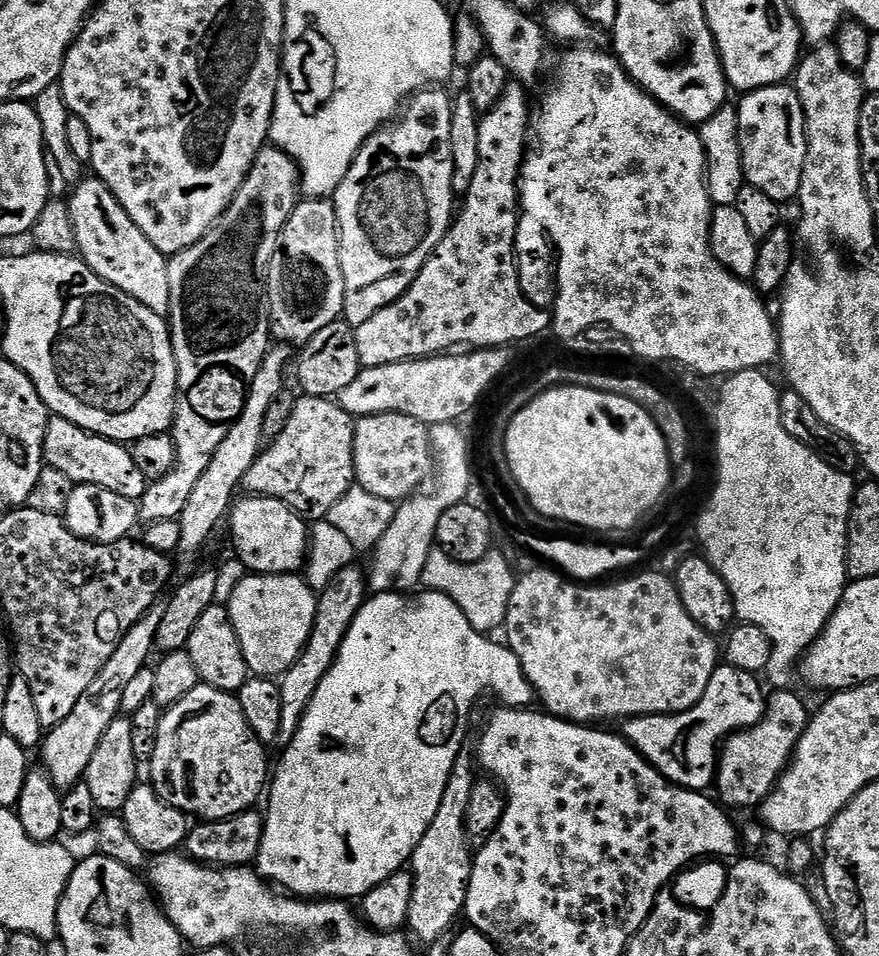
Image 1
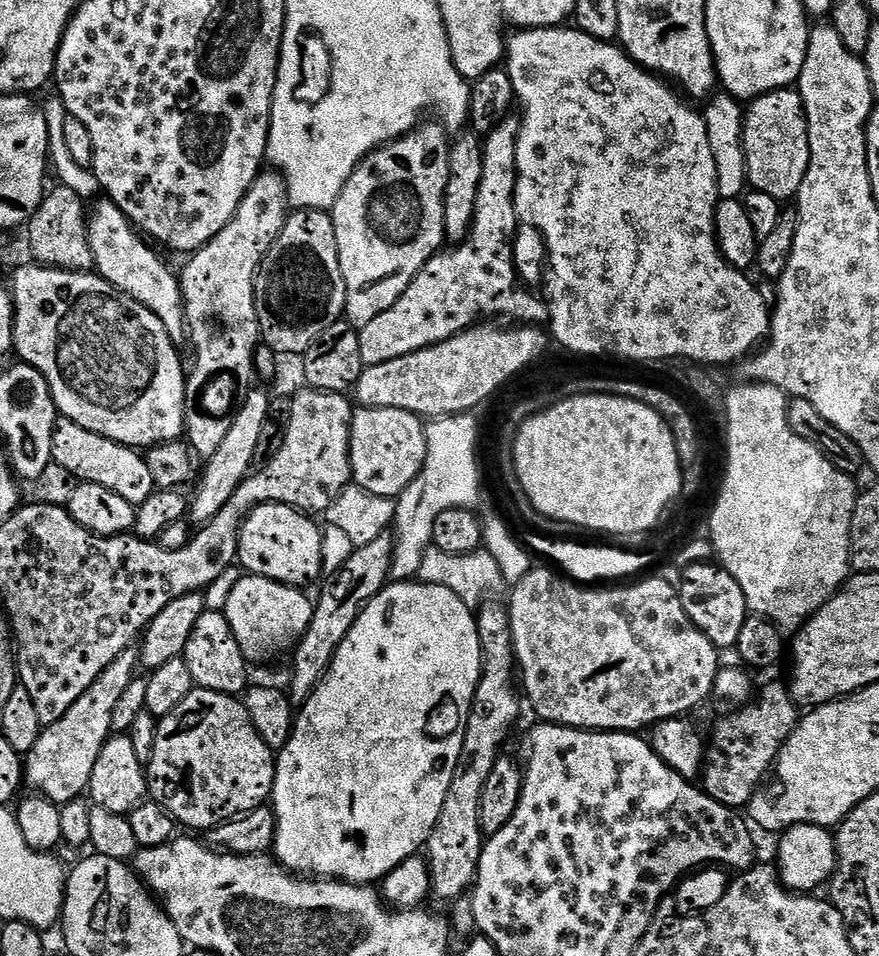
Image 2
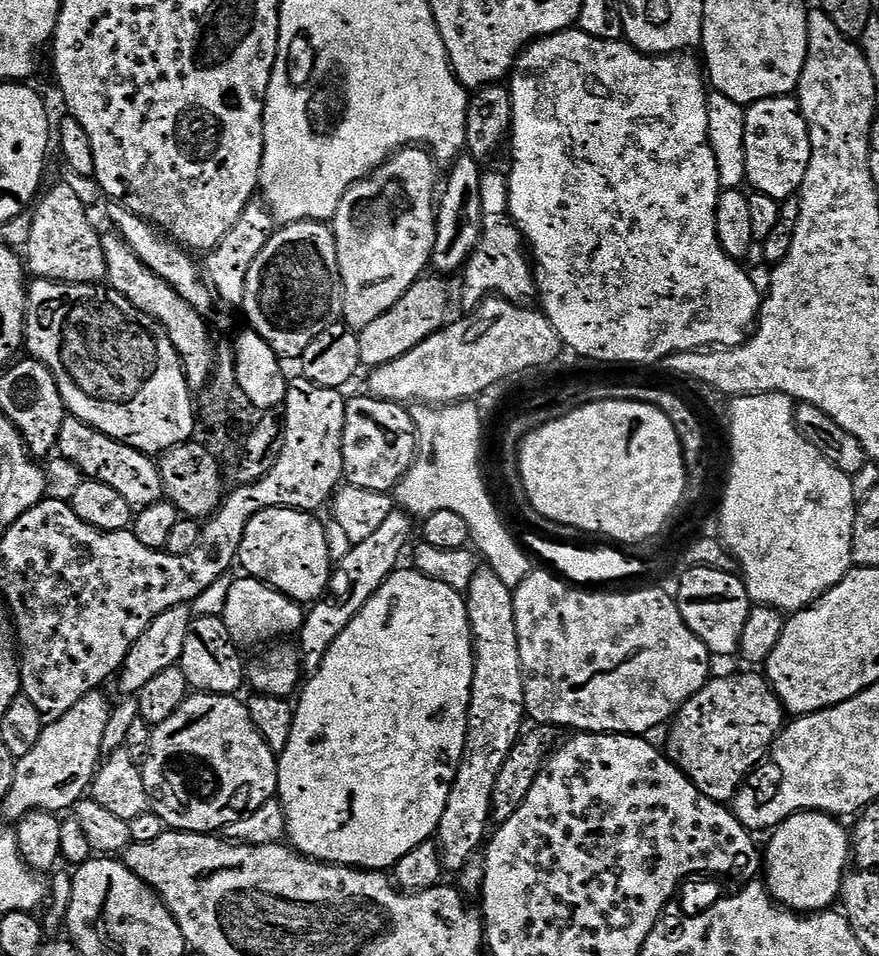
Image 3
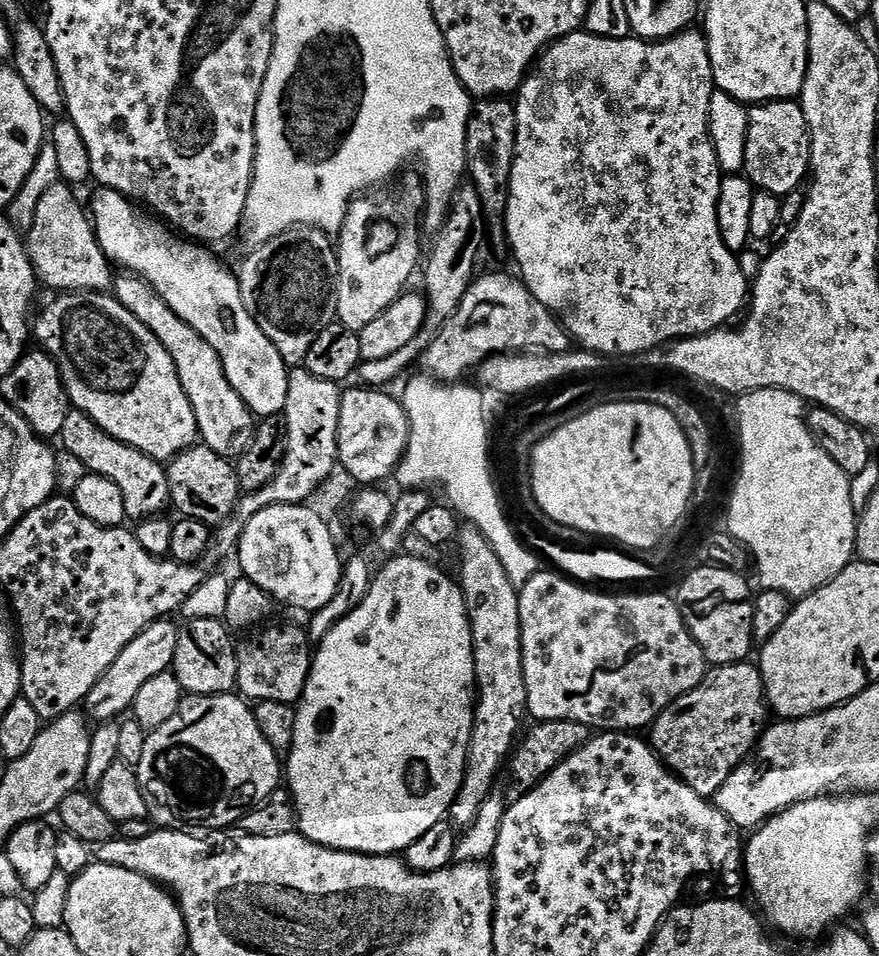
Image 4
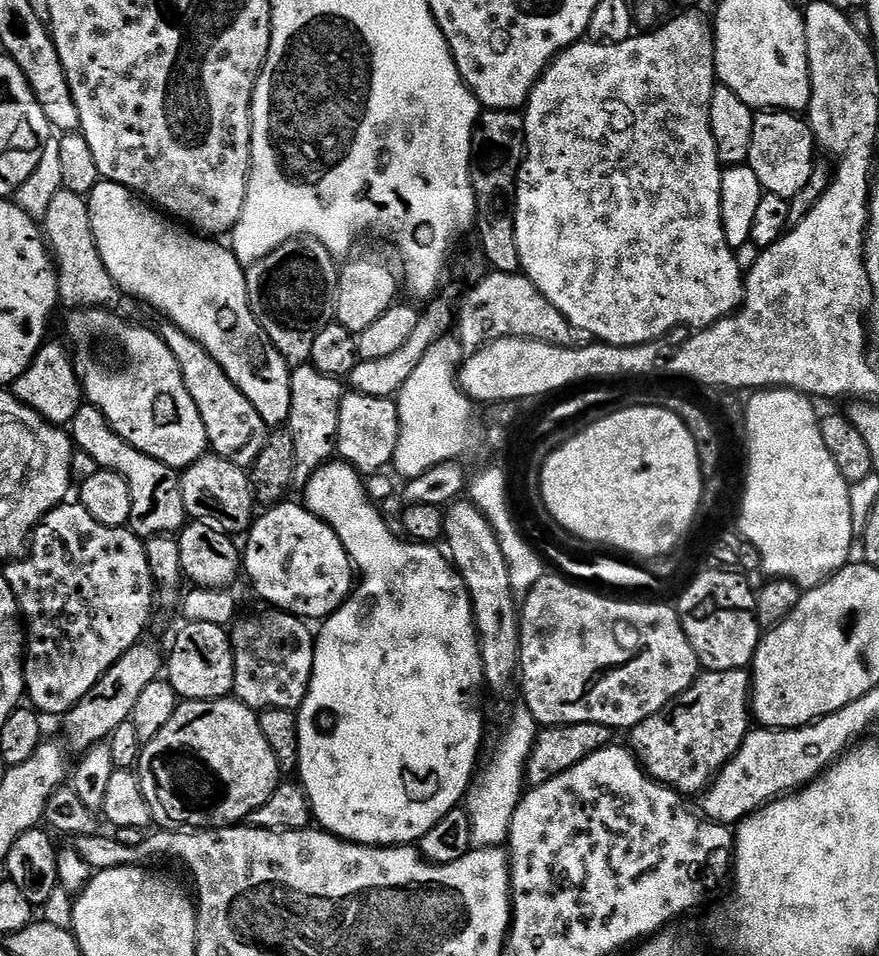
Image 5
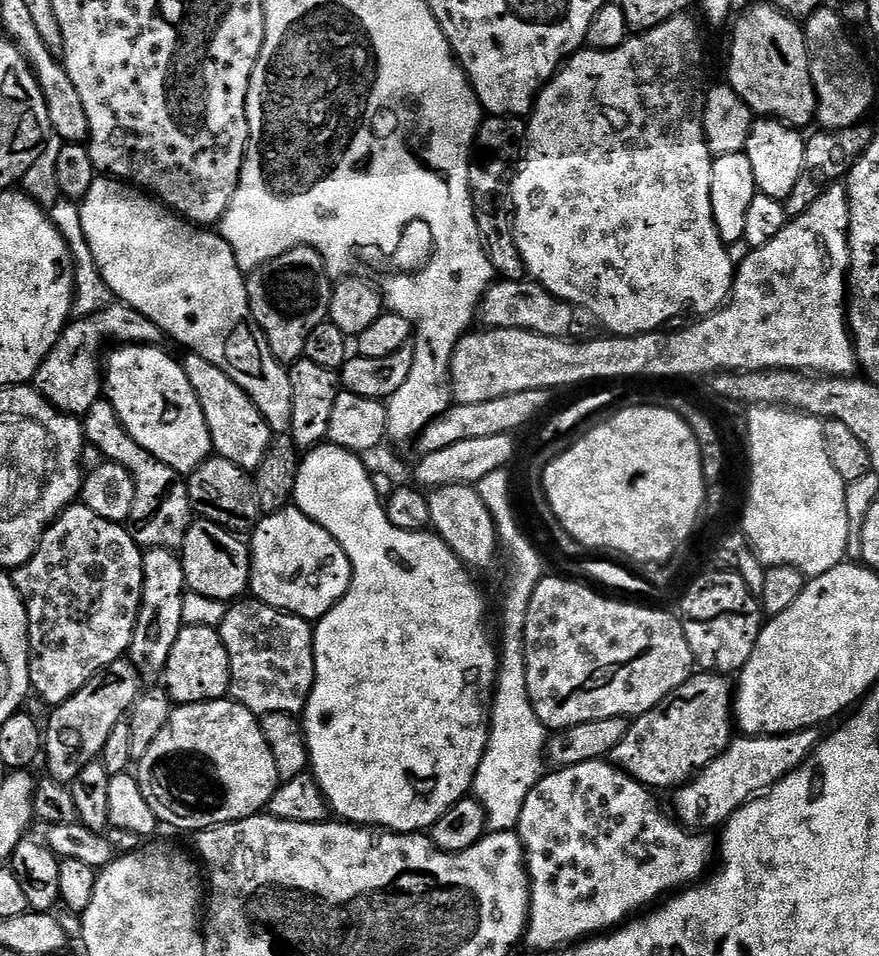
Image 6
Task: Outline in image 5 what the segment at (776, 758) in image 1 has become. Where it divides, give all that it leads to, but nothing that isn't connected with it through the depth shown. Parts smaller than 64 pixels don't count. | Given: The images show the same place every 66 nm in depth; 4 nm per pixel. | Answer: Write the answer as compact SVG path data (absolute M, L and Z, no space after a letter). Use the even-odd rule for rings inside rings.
M745 669L722 670L721 672L701 671L686 691L678 694L663 712L654 714L638 722L630 730L630 747L636 755L640 767L659 784L665 784L685 798L696 798L712 783L712 779L734 758L742 742L750 731L750 697L752 695L752 677Z

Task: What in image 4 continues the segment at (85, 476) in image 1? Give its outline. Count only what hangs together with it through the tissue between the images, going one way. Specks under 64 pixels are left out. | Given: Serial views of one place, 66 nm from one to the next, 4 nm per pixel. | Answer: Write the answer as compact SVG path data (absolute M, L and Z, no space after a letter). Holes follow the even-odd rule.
M70 410L66 414L58 440L64 443L61 444L63 451L75 454L89 474L110 478L110 482L122 490L129 521L151 520L153 516L161 515L165 511L164 507L169 507L172 495L167 467L142 450L106 434L106 430L102 430L102 426L98 426L98 422L94 422L84 412Z

